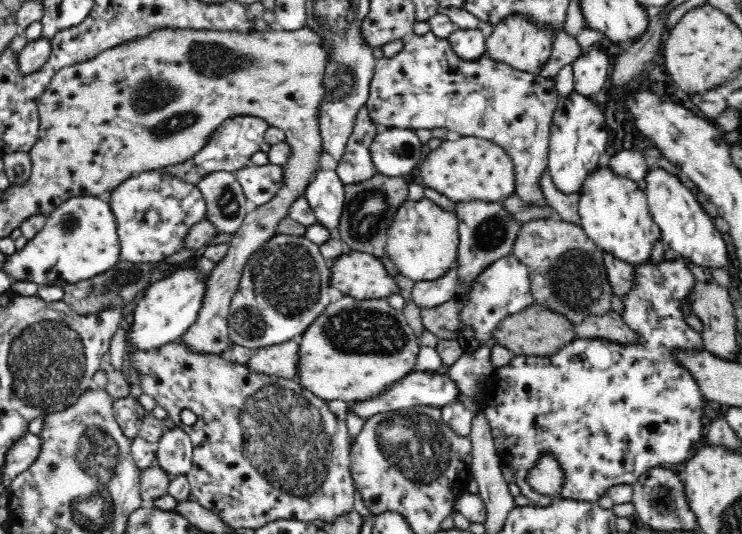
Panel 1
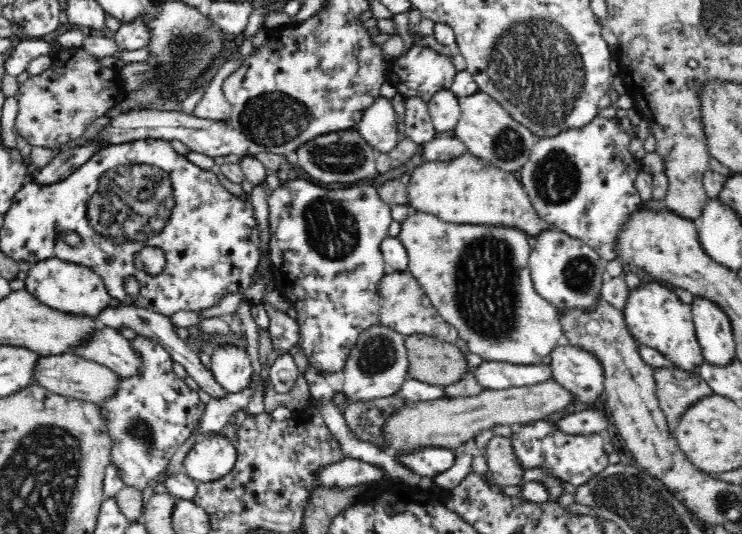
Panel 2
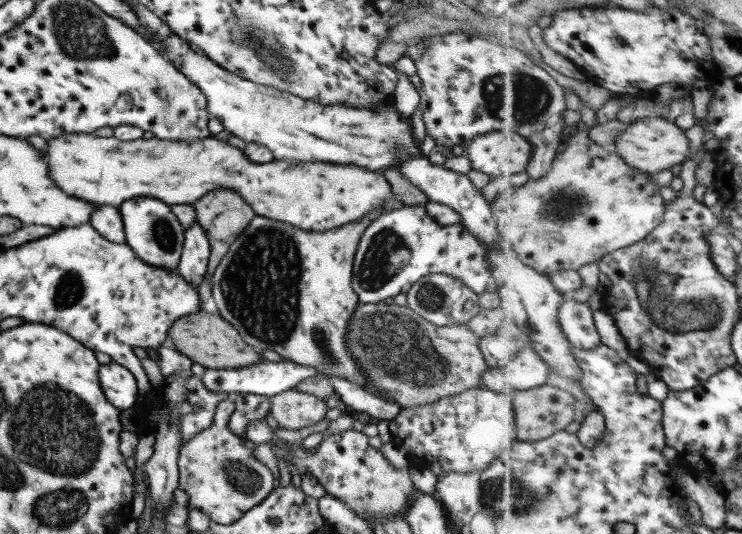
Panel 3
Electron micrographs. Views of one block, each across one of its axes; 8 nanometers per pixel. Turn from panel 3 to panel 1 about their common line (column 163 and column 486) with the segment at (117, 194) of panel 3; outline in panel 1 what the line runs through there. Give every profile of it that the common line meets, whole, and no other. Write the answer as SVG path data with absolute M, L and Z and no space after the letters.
M451 136L438 150L430 152L426 160L420 164L422 182L440 194L448 196L454 202L482 200L500 202L514 195L516 179L514 179L514 163L504 147L478 137Z

